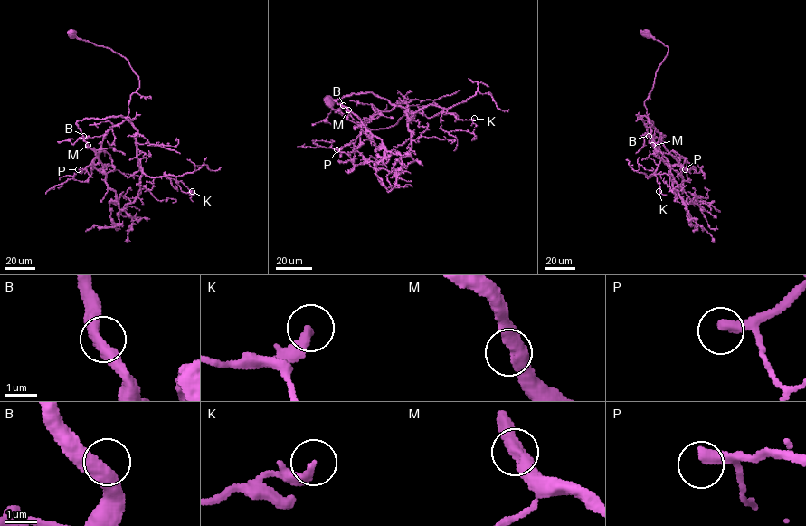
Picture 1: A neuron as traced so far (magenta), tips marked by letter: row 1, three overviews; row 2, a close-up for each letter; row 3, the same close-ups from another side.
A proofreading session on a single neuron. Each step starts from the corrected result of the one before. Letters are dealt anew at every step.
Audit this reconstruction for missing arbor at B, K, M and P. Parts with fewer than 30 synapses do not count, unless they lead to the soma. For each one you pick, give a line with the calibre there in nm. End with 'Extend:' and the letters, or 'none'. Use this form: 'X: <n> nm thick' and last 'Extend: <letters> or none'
P: 260 nm thick
Extend: P

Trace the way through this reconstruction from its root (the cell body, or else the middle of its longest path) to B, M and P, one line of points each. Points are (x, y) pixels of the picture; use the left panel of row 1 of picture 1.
B: (72, 34), (123, 56), (139, 81), (125, 120), (99, 137), (80, 138), (83, 136)
M: (72, 34), (123, 56), (139, 81), (138, 89), (128, 102), (128, 118), (104, 137), (99, 153), (88, 145)
P: (72, 34), (123, 56), (138, 77), (139, 85), (130, 96), (128, 118), (104, 137), (94, 161), (78, 169)

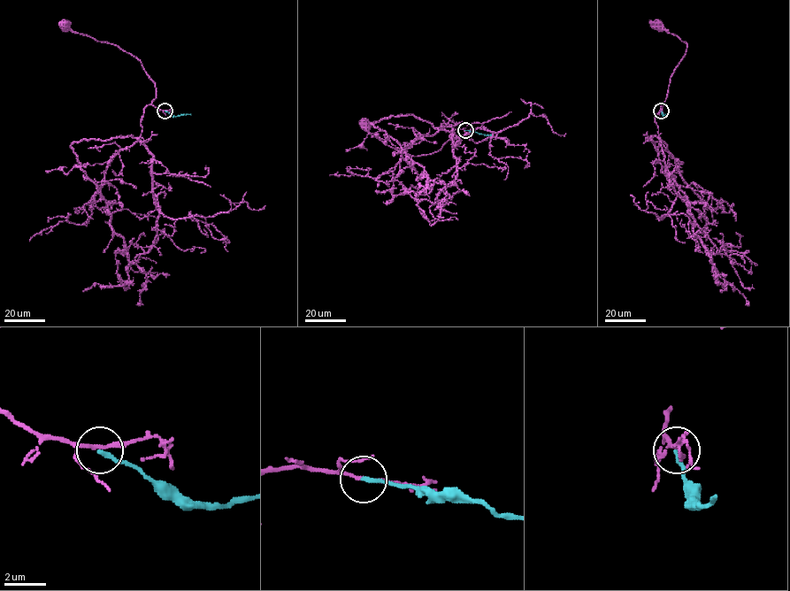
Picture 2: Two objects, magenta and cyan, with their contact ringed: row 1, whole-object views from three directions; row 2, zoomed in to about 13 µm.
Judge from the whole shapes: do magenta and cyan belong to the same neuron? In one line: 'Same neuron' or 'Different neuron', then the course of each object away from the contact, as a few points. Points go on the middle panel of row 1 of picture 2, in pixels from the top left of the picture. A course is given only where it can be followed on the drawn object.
Different neuron. Course of magenta: (465, 130), (452, 131), (456, 137), (448, 140), (438, 150), (413, 156), (387, 145), (366, 127). Course of cyan: (465, 130), (491, 134)

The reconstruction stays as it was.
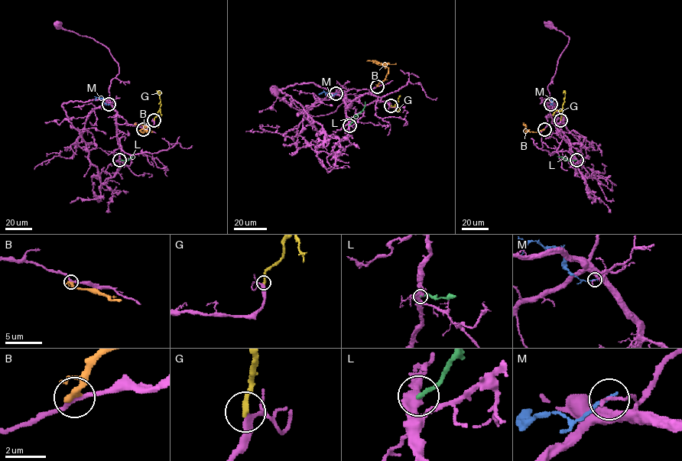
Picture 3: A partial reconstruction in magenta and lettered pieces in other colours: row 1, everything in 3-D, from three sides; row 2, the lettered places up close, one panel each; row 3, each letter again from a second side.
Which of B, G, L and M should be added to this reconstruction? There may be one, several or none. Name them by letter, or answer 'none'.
G

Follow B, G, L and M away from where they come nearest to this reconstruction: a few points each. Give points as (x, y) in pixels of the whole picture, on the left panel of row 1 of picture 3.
B: (143, 129), (150, 132), (140, 131), (149, 126), (157, 127)
G: (154, 120), (160, 104), (158, 91), (157, 93)
L: (119, 160), (128, 160), (133, 156)
M: (108, 104), (105, 104), (102, 98), (98, 97), (94, 99)

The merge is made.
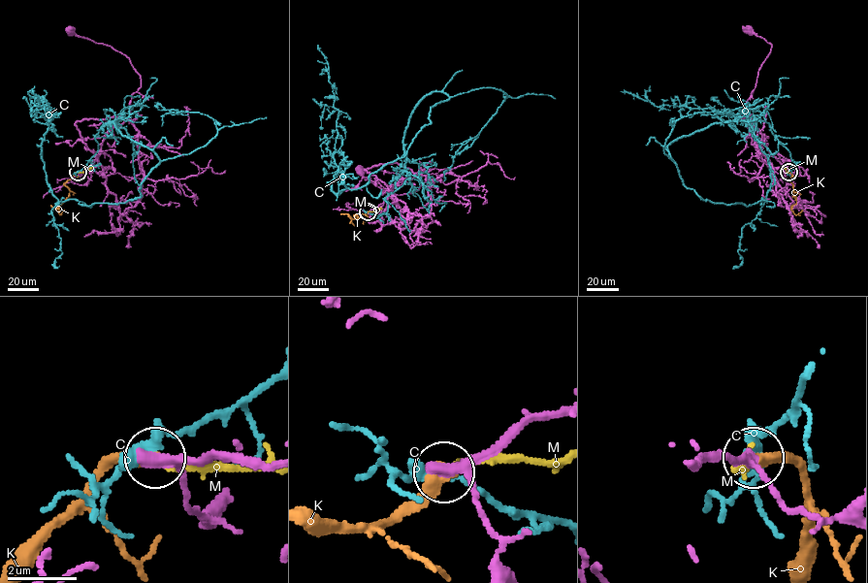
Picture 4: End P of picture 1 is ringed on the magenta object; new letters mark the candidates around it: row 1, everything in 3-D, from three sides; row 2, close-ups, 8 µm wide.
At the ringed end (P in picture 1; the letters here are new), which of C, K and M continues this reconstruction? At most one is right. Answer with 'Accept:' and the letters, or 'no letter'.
Accept: K

